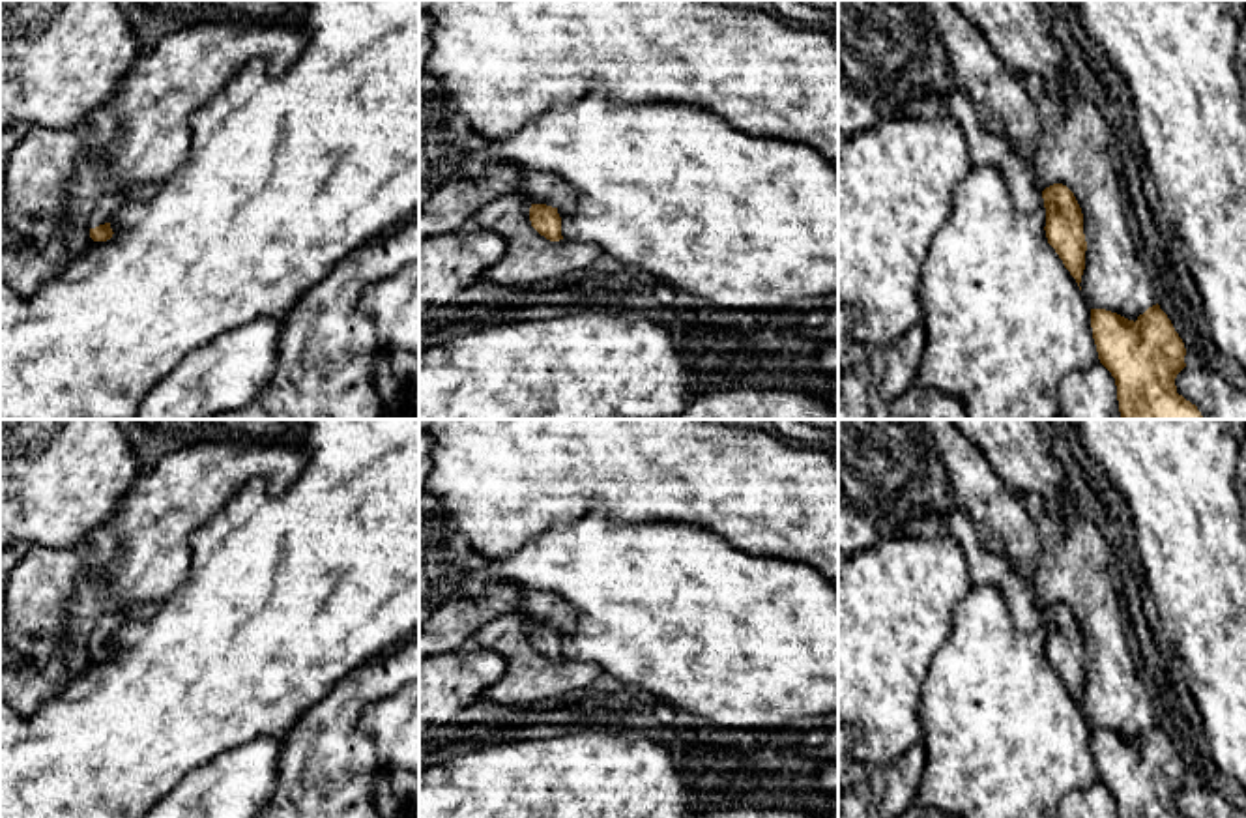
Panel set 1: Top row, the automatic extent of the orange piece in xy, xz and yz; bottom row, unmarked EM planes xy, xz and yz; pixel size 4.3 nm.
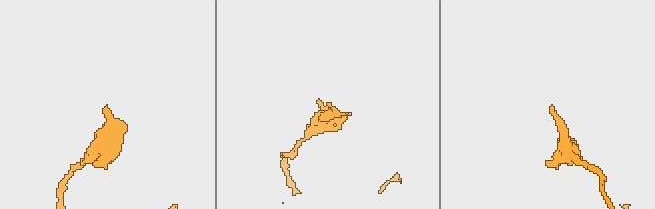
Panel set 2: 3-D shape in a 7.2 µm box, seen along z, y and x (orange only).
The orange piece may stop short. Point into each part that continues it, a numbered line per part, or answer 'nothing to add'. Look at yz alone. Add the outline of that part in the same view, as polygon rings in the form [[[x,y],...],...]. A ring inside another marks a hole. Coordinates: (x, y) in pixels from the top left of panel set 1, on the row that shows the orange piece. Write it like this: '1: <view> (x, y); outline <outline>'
1: yz (985, 148); outline [[[956,84],[941,107],[962,127],[967,139],[971,165],[993,165],[1001,170],[1016,212],[1033,213],[1044,208],[1042,191],[1035,185],[1033,167],[1018,157],[1005,139],[980,127],[965,88]]]

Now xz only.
1: xz (539, 188); outline [[[522,168],[524,198],[531,204],[567,208],[574,187],[556,172]]]

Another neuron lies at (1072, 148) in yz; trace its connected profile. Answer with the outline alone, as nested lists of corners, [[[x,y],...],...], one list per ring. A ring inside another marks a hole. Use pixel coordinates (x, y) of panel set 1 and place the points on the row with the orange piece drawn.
[[[1036,73],[1020,80],[1040,118],[1035,185],[1038,191],[1066,185],[1083,213],[1087,251],[1081,294],[1089,309],[1106,309],[1136,322],[1158,301],[1126,225],[1102,112],[1076,92],[1055,99]]]

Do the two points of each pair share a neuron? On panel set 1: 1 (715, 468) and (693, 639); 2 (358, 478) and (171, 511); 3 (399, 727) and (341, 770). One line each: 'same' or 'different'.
1: different
2: different
3: different

